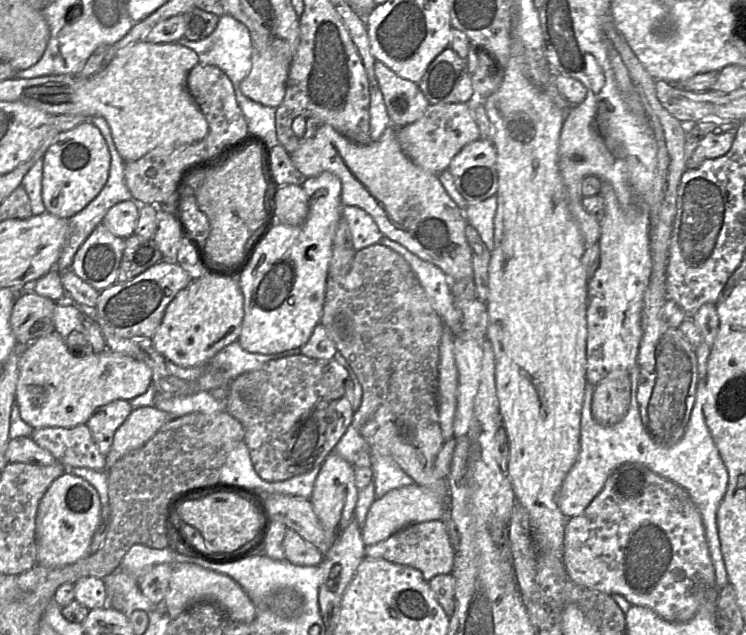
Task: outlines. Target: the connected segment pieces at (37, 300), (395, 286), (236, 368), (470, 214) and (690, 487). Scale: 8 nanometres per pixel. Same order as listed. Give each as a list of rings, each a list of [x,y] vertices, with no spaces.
[[[33,291],[19,292],[10,316],[18,345],[29,345],[53,331],[56,302]]]
[[[379,243],[357,251],[354,255],[351,269],[346,275],[341,276],[328,274],[326,282],[326,293],[323,304],[323,313],[321,316],[320,324],[326,328],[330,338],[335,343],[337,350],[348,362],[349,366],[361,384],[363,391],[362,401],[359,409],[354,412],[351,424],[367,442],[371,453],[390,457],[401,467],[401,469],[407,475],[413,479],[415,485],[431,490],[440,498],[442,498],[447,506],[447,480],[438,477],[437,473],[434,471],[435,460],[444,444],[444,439],[439,424],[439,412],[437,404],[439,379],[439,346],[444,330],[444,325],[437,312],[431,306],[428,297],[411,266],[400,254]]]
[[[238,340],[223,347],[206,364],[209,368],[219,368],[228,372],[228,379],[261,368],[265,363],[283,357],[294,356],[300,353],[300,349],[292,349],[277,354],[258,354],[245,351]]]
[[[497,196],[478,203],[468,203],[464,215],[479,233],[487,249],[494,250],[494,217],[497,210]]]
[[[639,366],[630,370],[631,396],[628,410],[623,419],[612,426],[597,423],[591,412],[594,387],[586,383],[580,422],[580,450],[577,460],[565,477],[556,496],[556,502],[568,519],[580,515],[591,501],[600,493],[611,472],[620,465],[631,462],[640,463],[661,477],[683,487],[698,508],[715,569],[717,586],[729,584],[723,561],[717,528],[717,510],[728,484],[728,472],[706,425],[703,405],[707,396],[706,379],[698,379],[695,402],[682,438],[672,447],[657,445],[645,431],[640,417],[637,401]]]

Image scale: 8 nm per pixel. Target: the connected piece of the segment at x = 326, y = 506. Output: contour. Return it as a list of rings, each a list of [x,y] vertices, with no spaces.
[[[335,452],[330,453],[316,478],[310,502],[327,537],[327,550],[339,539],[354,516],[358,500],[355,485],[355,468]]]

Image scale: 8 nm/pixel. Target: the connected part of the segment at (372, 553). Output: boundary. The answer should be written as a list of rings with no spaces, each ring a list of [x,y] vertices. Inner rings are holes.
[[[445,519],[409,525],[382,542],[365,546],[365,558],[384,559],[413,567],[422,573],[427,582],[437,575],[452,573],[454,557],[455,549],[450,539],[450,525]]]

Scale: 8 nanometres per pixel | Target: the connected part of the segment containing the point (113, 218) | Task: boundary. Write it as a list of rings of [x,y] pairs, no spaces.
[[[133,200],[113,206],[104,217],[102,224],[115,236],[126,239],[134,234],[139,218],[140,204]]]

